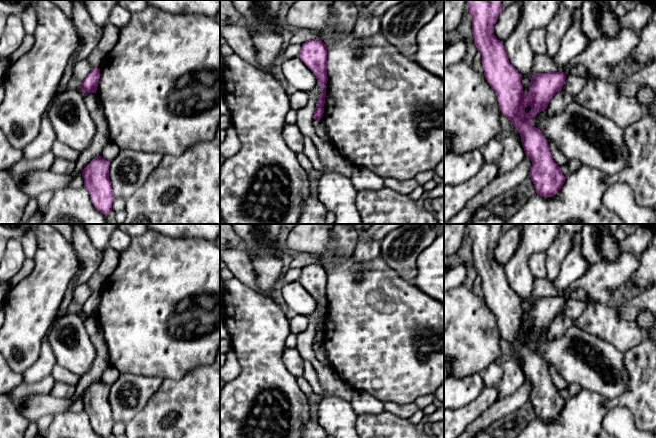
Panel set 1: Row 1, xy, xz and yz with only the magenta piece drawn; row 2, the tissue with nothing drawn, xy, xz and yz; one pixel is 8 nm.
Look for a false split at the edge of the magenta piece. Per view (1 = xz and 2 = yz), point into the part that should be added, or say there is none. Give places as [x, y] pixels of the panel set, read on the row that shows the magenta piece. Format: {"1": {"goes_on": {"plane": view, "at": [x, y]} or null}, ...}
{"1": {"goes_on": null}, "2": {"goes_on": null}}

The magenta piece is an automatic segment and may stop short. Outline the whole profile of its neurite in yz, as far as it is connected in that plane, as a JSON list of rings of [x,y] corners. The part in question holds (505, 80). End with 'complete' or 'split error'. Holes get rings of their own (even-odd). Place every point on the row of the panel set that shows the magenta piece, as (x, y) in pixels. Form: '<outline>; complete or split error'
[[[466,0],[467,12],[472,19],[474,44],[482,55],[484,76],[496,93],[501,114],[506,116],[514,125],[515,130],[520,133],[525,154],[533,162],[529,177],[535,186],[536,193],[543,197],[553,197],[563,186],[566,177],[562,174],[561,168],[554,162],[547,140],[541,131],[533,126],[532,119],[537,113],[547,109],[553,96],[561,91],[566,75],[562,71],[534,74],[528,93],[523,93],[522,75],[510,64],[503,42],[494,35],[494,25],[503,9],[502,1]]]; complete

